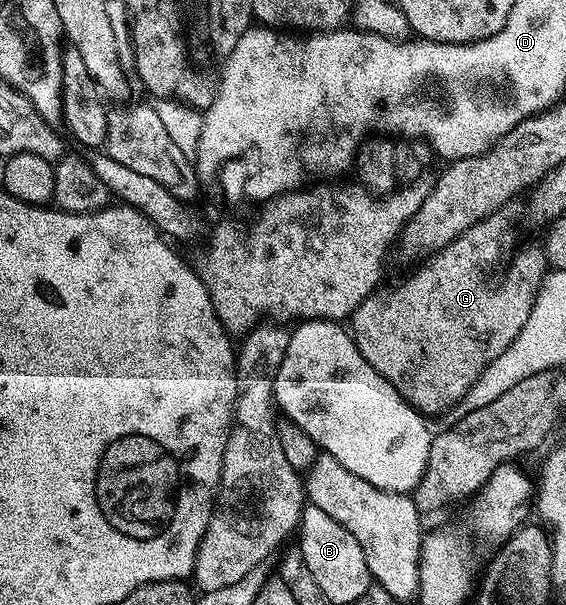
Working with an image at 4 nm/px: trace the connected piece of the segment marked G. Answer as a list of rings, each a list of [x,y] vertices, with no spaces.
[[[506,210],[494,211],[489,217],[485,217],[477,225],[473,225],[469,229],[465,229],[465,233],[453,240],[449,245],[445,245],[441,250],[434,252],[430,257],[422,260],[423,267],[419,267],[411,276],[408,277],[404,283],[399,283],[387,296],[382,299],[379,293],[372,293],[360,303],[359,308],[349,316],[349,330],[352,339],[355,340],[357,349],[361,353],[361,357],[372,367],[377,374],[389,380],[395,388],[398,389],[399,394],[415,408],[416,411],[422,413],[424,416],[432,417],[431,415],[439,415],[450,412],[451,408],[456,403],[461,401],[461,397],[465,397],[465,393],[469,393],[479,375],[485,368],[491,364],[497,357],[501,357],[501,353],[505,353],[505,349],[509,349],[509,345],[513,345],[513,341],[517,337],[517,333],[521,333],[521,329],[525,325],[525,321],[529,319],[529,313],[535,304],[535,298],[539,292],[539,286],[543,283],[543,277],[549,270],[546,255],[543,254],[542,246],[535,245],[535,247],[523,247],[511,259],[511,264],[507,267],[507,272],[500,277],[499,280],[487,279],[486,271],[490,267],[495,267],[503,259],[503,254],[514,245],[515,239],[511,236],[511,219],[507,216]]]

